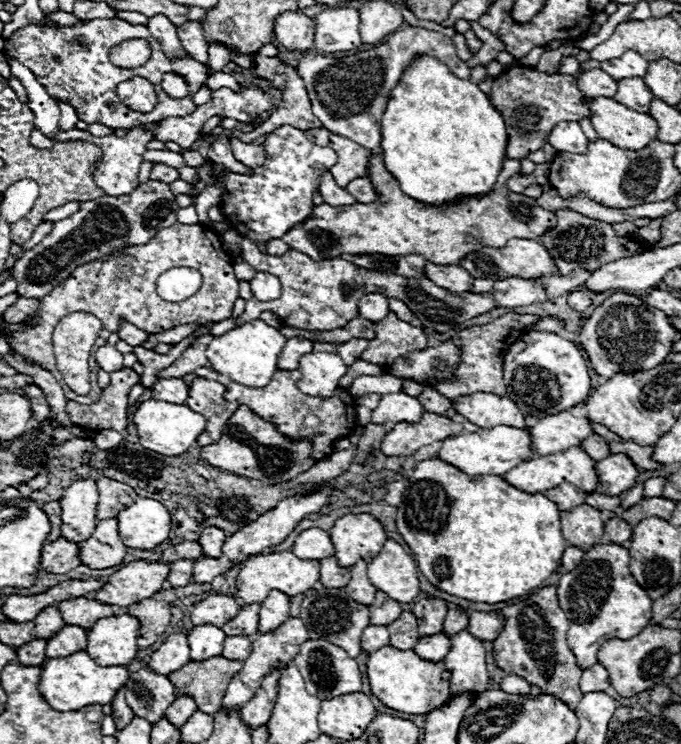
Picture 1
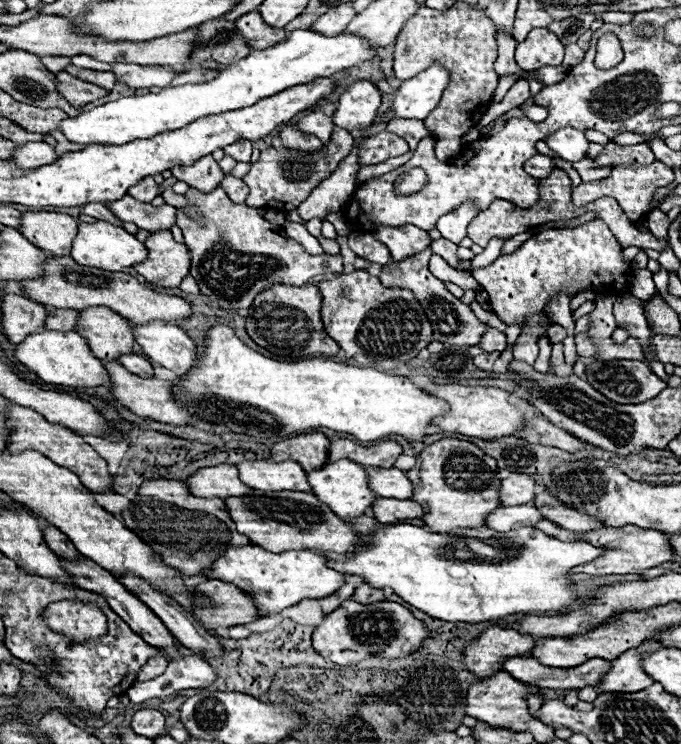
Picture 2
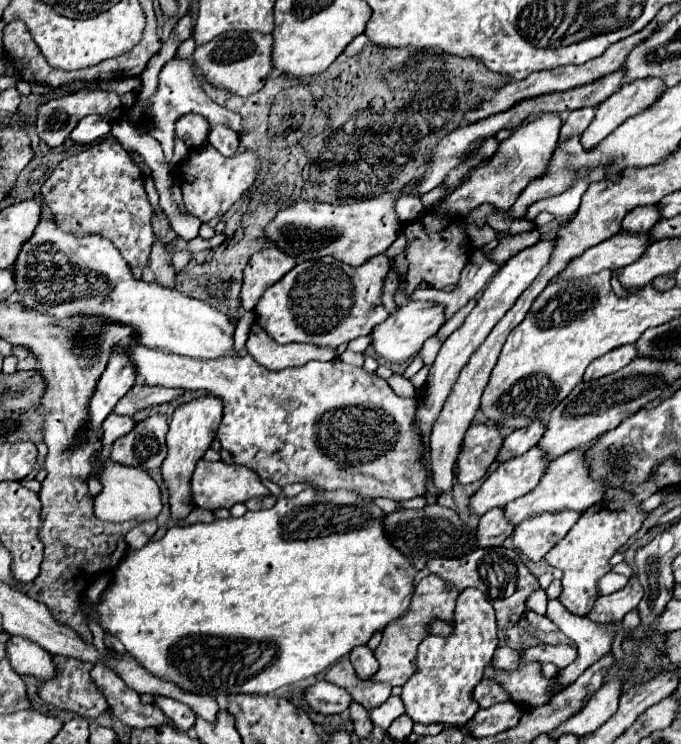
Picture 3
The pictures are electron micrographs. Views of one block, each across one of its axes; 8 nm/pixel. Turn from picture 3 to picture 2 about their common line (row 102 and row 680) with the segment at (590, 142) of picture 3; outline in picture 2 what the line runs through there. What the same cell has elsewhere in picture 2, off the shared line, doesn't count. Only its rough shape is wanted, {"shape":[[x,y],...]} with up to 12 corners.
{"shape":[[638,648],[612,660],[598,694],[636,692],[654,680]]}

